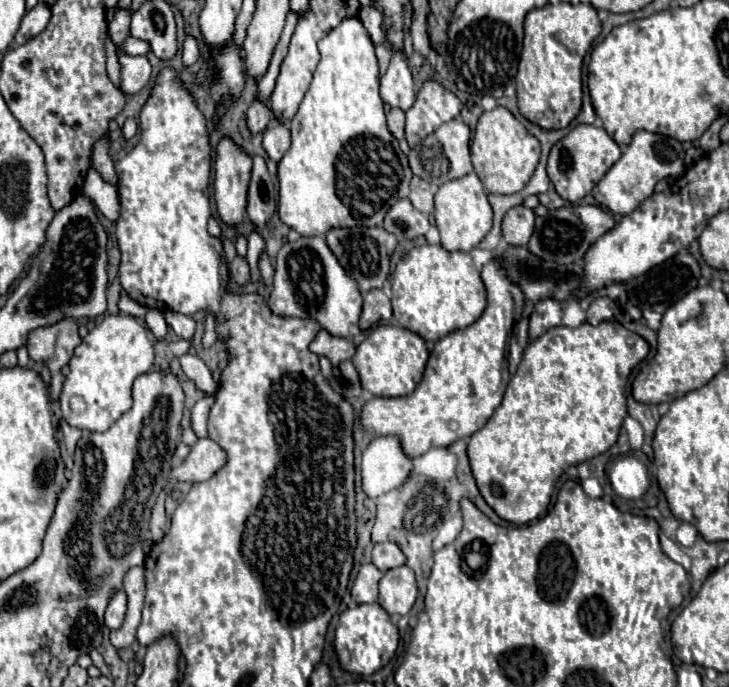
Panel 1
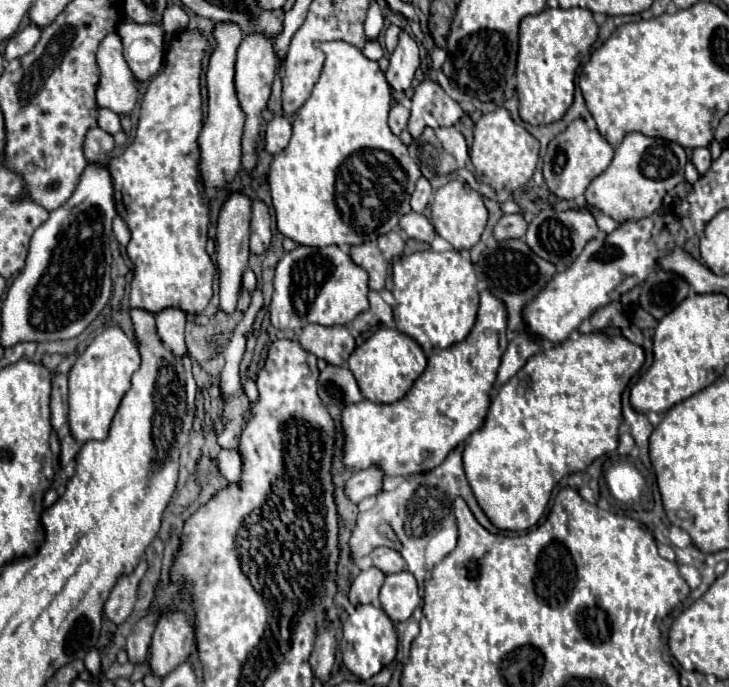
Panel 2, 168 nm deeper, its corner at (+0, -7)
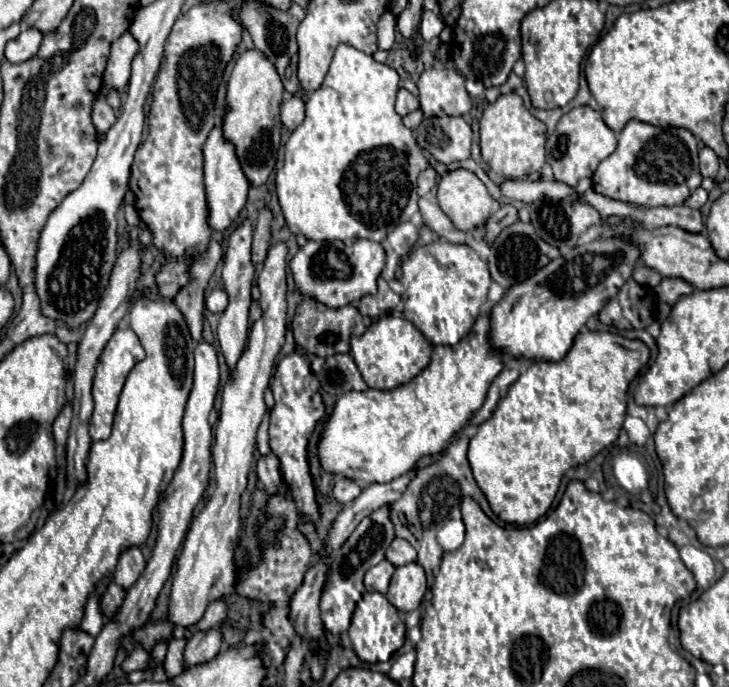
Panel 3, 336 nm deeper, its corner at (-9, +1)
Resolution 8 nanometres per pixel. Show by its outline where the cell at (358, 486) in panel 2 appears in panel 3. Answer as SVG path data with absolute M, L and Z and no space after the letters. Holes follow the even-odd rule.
M338 477L336 479L336 485L334 485L334 497L340 501L340 503L352 503L358 495L362 493L362 487L358 487L356 481L352 479L344 479L344 477Z

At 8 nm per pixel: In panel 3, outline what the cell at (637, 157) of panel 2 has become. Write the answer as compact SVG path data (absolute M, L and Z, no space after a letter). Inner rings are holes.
M628 121L618 135L618 149L606 157L592 175L592 187L596 193L646 207L682 205L700 181L698 143L694 135L686 129L662 129L642 121Z

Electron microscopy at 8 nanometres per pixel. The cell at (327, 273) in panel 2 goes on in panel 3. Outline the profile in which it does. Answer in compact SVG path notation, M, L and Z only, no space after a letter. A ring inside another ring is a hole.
M358 239L346 247L342 241L308 241L290 261L296 291L304 299L316 299L326 307L344 307L360 301L364 295L376 295L376 279L384 267L384 249L380 243Z

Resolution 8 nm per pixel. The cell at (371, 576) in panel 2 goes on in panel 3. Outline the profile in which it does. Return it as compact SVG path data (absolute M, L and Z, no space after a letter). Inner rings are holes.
M380 561L378 565L370 567L364 575L364 585L366 585L366 591L372 593L372 591L378 591L378 593L386 593L388 591L388 583L392 579L392 573L394 573L394 565L390 561Z

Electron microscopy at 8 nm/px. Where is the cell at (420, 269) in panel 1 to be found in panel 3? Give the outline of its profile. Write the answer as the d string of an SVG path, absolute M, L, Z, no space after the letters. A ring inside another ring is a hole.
M434 241L412 249L402 261L404 317L414 323L432 345L456 345L480 315L492 283L488 263L468 245Z

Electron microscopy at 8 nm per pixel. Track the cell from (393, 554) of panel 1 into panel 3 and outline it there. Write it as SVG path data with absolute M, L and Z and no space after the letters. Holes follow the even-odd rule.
M396 537L396 539L392 541L392 545L388 547L388 551L386 551L386 559L388 559L392 565L400 567L400 565L406 565L406 563L416 561L416 551L414 551L414 547L412 547L408 541Z

